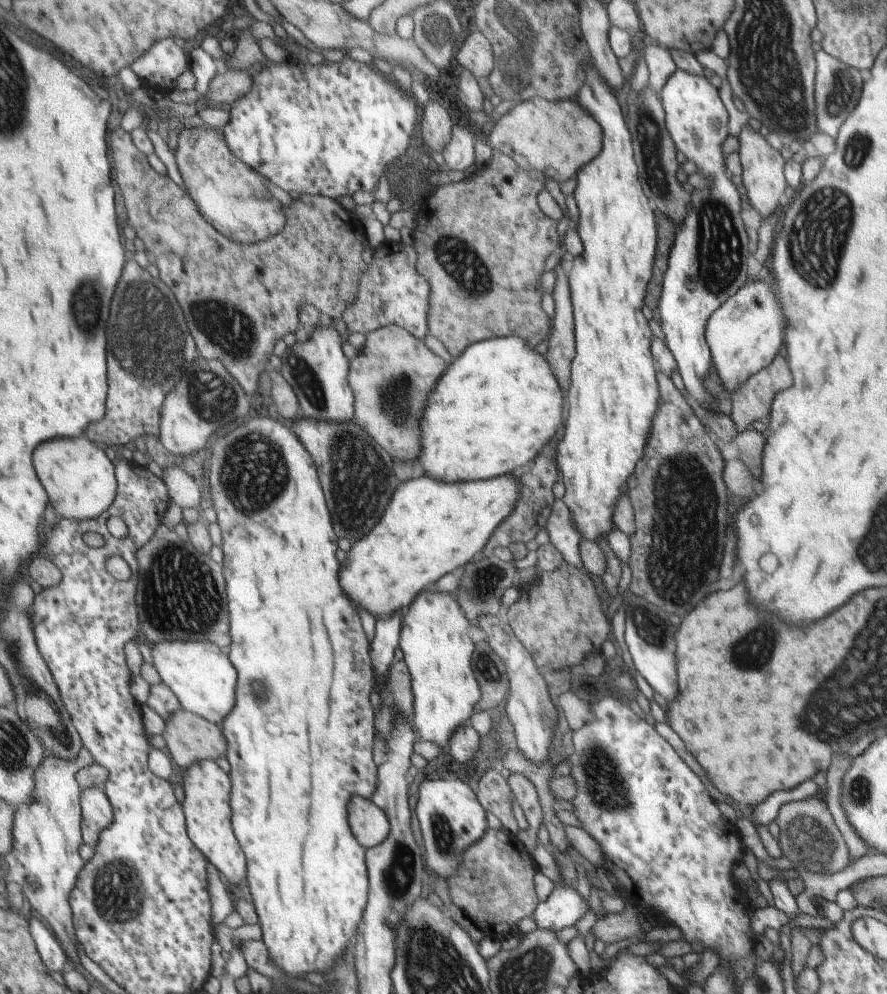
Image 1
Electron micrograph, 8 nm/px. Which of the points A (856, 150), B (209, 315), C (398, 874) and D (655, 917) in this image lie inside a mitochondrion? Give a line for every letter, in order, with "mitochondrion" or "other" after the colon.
A: mitochondrion
B: mitochondrion
C: mitochondrion
D: other

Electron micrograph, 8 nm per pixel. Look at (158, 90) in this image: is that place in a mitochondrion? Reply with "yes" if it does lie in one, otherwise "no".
no

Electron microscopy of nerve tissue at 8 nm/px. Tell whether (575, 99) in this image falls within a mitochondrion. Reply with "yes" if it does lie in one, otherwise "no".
no

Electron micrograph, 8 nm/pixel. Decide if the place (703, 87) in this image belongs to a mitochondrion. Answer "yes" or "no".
no

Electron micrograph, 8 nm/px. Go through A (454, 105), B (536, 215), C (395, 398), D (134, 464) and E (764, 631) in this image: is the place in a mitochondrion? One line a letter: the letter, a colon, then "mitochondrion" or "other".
A: other
B: other
C: mitochondrion
D: other
E: mitochondrion

